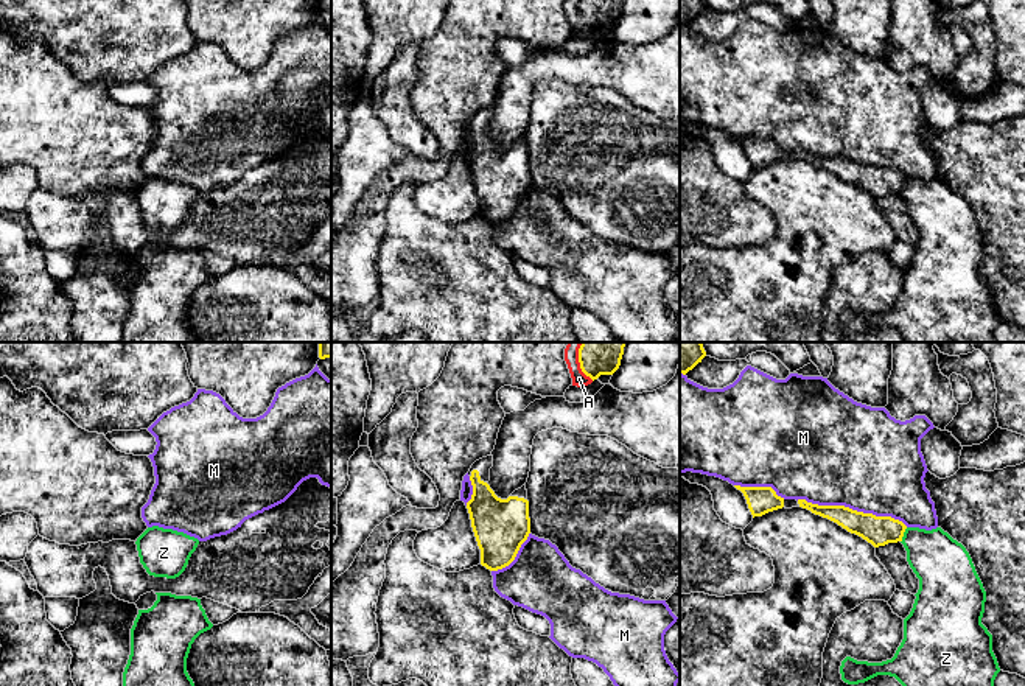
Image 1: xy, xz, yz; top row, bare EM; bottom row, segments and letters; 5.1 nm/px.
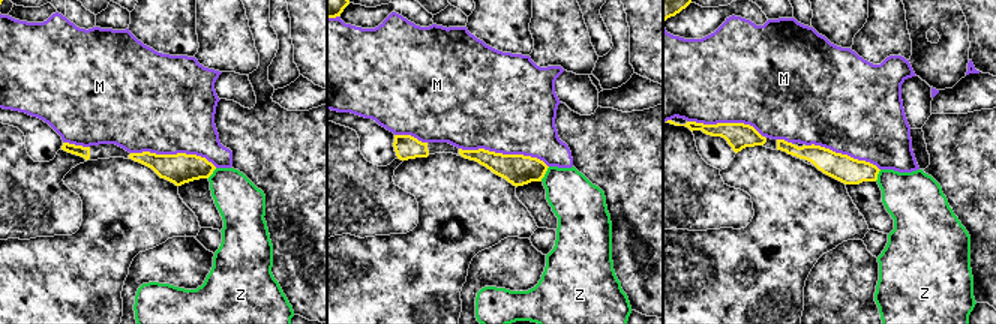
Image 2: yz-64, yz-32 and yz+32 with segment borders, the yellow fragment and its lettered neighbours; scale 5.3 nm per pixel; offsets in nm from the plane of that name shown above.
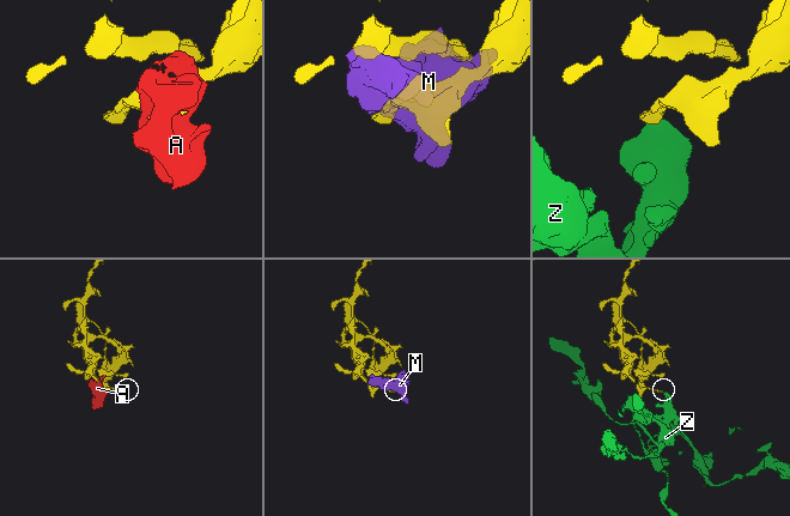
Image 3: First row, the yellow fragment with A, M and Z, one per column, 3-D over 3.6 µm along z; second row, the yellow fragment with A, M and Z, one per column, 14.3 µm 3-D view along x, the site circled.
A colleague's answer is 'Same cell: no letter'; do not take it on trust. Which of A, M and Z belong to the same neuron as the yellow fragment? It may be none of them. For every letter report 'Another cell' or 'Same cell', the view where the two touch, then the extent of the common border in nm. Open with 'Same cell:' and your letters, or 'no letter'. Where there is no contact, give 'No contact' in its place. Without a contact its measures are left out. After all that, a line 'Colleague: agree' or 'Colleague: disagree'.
Same cell: Z
A: Another cell. Touches yellow in xz. Shared border 220 nm
M: Another cell. Touches yellow in yz. Shared border 600 nm
Z: Same cell. Touches yellow in yz. Shared border 90 nm
Colleague: disagree

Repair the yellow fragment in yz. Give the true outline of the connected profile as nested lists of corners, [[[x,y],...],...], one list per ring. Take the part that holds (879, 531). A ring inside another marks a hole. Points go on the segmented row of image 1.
[[[798,499],[798,504],[874,548],[901,541],[919,579],[894,656],[882,663],[846,656],[840,666],[845,683],[890,675],[902,686],[994,686],[1000,667],[992,652],[992,635],[981,624],[986,591],[961,543],[941,527],[907,527],[891,516],[845,506],[818,506],[806,499]]]

